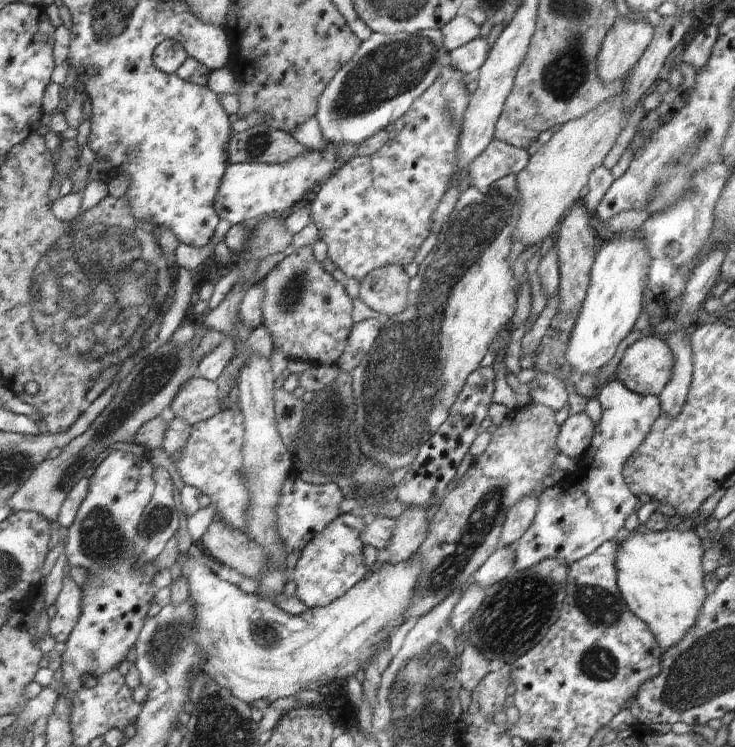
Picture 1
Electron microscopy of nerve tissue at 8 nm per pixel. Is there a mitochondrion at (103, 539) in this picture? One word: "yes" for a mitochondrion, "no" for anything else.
yes

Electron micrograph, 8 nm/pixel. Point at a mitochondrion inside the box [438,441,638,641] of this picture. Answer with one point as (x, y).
(600, 607)

